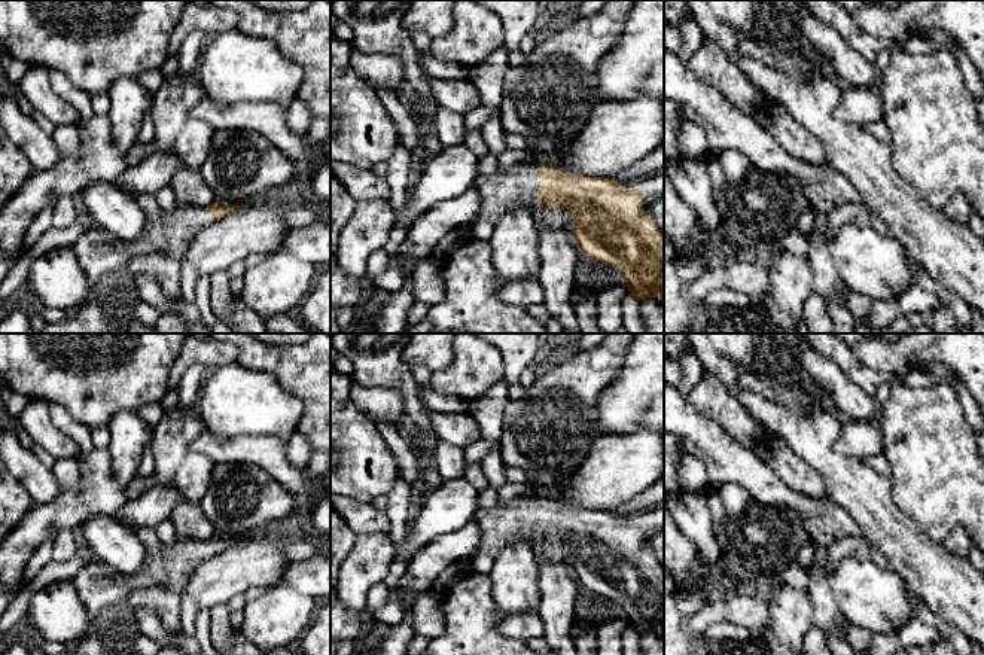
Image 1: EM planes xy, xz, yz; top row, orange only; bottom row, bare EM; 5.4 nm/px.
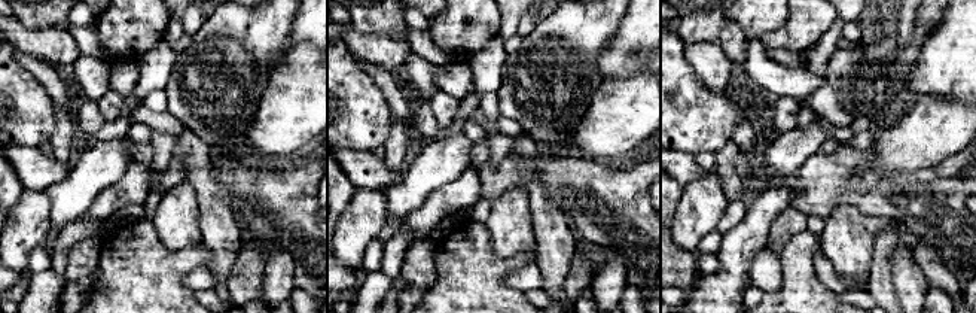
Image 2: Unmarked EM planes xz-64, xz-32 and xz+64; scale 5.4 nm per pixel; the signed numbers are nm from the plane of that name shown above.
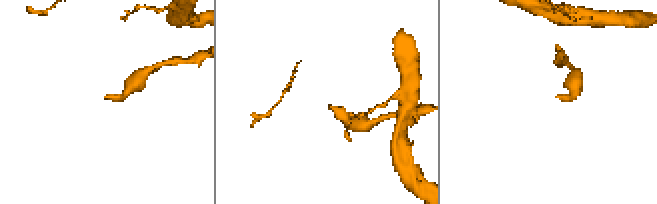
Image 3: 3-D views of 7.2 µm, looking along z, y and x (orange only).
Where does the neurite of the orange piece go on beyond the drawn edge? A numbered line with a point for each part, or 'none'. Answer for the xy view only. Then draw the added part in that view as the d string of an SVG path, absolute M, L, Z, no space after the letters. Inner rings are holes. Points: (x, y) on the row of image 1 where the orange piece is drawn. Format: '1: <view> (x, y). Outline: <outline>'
1: xy (101, 255). Outline: M176 202L173 211L147 217L146 232L140 238L122 240L95 226L88 228L71 250L86 275L91 298L98 298L103 283L127 269L134 256L155 253L180 261L189 240L210 222L205 207Z

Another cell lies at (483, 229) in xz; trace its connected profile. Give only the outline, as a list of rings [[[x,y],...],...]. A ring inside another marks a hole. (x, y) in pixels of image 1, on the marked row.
[[[479,217],[472,223],[472,237],[473,240],[488,241],[494,232],[494,223],[485,217]]]

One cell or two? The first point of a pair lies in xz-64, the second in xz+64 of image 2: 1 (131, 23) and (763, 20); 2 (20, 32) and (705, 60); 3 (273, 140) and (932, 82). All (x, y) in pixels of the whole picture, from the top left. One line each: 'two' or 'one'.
1: two
2: one
3: two

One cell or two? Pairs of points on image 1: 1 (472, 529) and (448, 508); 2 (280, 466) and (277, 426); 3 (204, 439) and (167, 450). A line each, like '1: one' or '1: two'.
1: two
2: two
3: two

